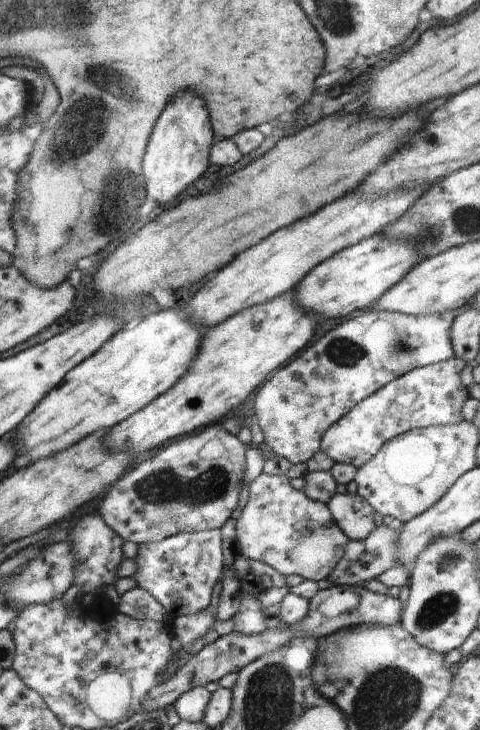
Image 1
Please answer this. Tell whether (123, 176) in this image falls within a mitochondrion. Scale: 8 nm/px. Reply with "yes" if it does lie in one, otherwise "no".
yes

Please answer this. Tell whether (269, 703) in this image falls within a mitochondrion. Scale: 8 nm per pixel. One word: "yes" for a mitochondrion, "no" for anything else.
yes

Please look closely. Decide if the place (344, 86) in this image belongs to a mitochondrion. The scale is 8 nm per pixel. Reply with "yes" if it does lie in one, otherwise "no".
no

